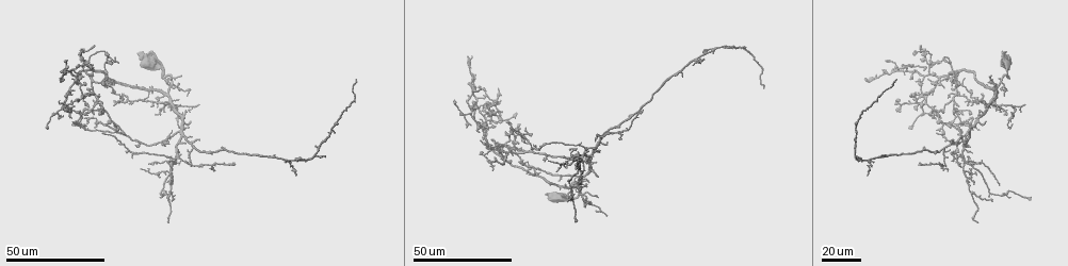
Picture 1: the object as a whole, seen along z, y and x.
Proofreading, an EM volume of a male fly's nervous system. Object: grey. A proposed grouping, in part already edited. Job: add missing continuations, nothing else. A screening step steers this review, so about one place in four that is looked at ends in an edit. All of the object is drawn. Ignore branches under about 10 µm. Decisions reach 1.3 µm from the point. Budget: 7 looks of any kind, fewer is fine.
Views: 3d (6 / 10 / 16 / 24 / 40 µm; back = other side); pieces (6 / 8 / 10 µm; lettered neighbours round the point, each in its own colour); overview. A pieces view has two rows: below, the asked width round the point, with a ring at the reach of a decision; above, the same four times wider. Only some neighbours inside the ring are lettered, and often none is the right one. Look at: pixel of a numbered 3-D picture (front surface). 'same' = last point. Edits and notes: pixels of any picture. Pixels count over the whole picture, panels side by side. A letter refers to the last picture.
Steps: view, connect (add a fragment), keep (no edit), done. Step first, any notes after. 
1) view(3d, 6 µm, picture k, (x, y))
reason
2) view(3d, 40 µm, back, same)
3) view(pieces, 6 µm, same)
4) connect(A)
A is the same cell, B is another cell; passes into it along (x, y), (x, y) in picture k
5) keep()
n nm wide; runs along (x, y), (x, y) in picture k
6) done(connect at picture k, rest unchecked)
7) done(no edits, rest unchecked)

view(3d, 24 µm, picture 1, (963, 79))

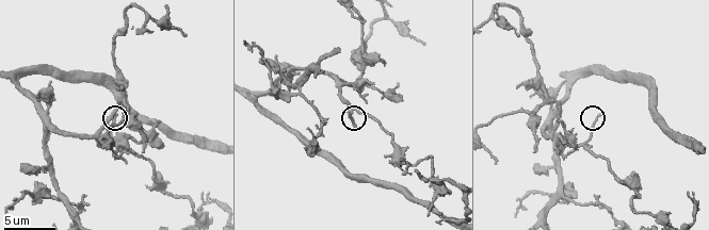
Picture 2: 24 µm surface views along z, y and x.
view(pieces, 10 µm, picture 2, (600, 115))

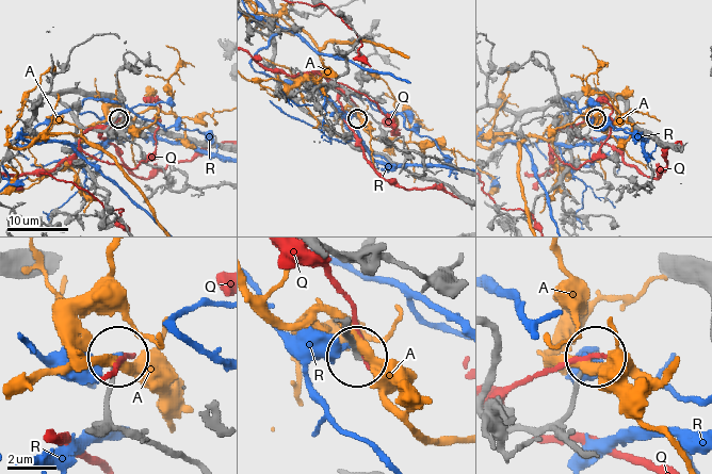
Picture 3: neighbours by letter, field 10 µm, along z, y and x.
keep()
A, Q and R are other cells; none of them fits

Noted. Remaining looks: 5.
view(3d, 24 µm, picture 1, (198, 104))

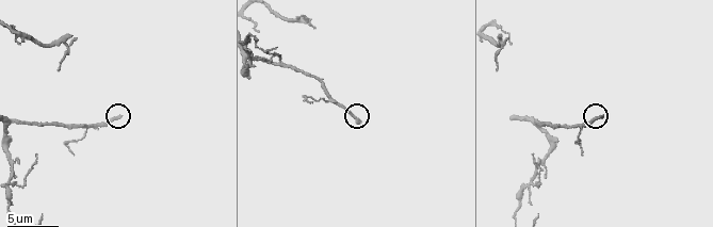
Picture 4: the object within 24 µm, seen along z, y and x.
view(pieces, 8 µm, picture 4, (358, 121))
see the neighbours

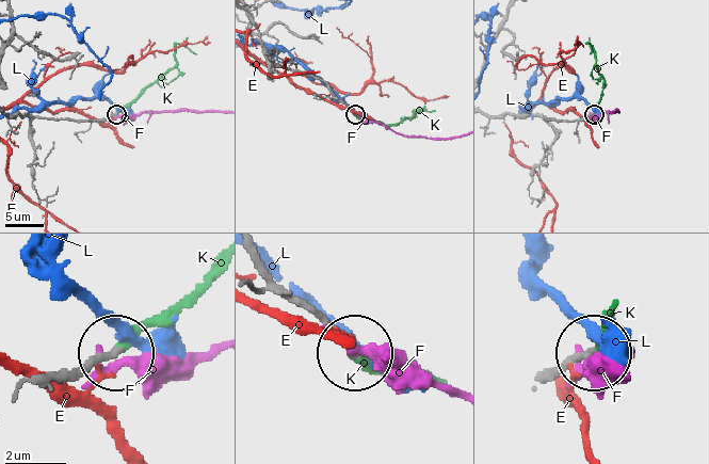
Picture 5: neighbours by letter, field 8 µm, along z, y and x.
connect(K)
K is the same cell, E, F and L are other cells; passes into it along (52, 381), (76, 377), (160, 325), (213, 274) in picture 5; the cell continues

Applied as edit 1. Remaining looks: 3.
view(overview)

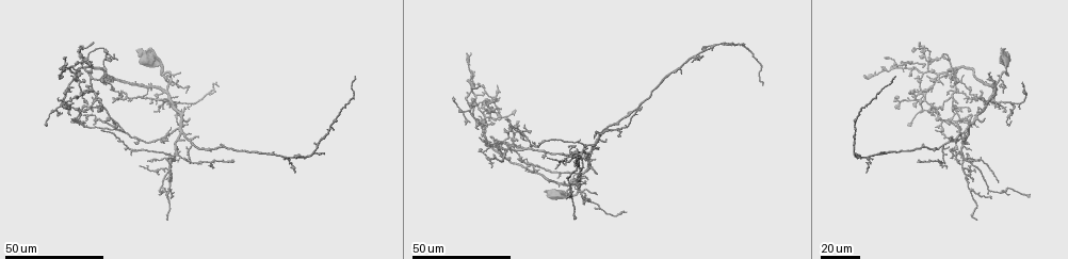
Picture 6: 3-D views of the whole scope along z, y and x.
view(3d, 40 µm, picture 6, (597, 175))
free end

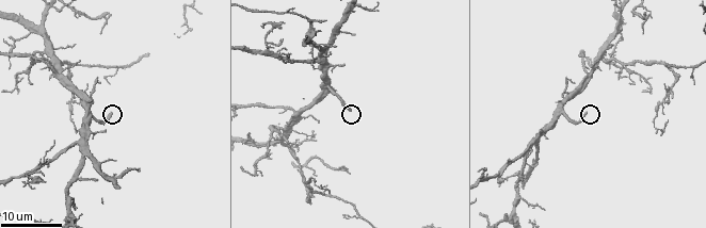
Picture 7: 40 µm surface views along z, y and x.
view(pieces, 8 µm, picture 7, (112, 115))

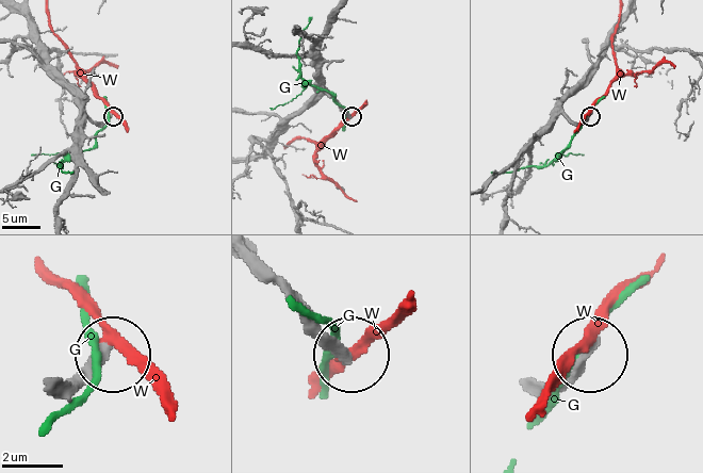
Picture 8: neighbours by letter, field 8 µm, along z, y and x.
keep()
G and W are other cells; no lettered fragment goes on from it

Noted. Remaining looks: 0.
done(connect at picture 5, rest unchecked)

